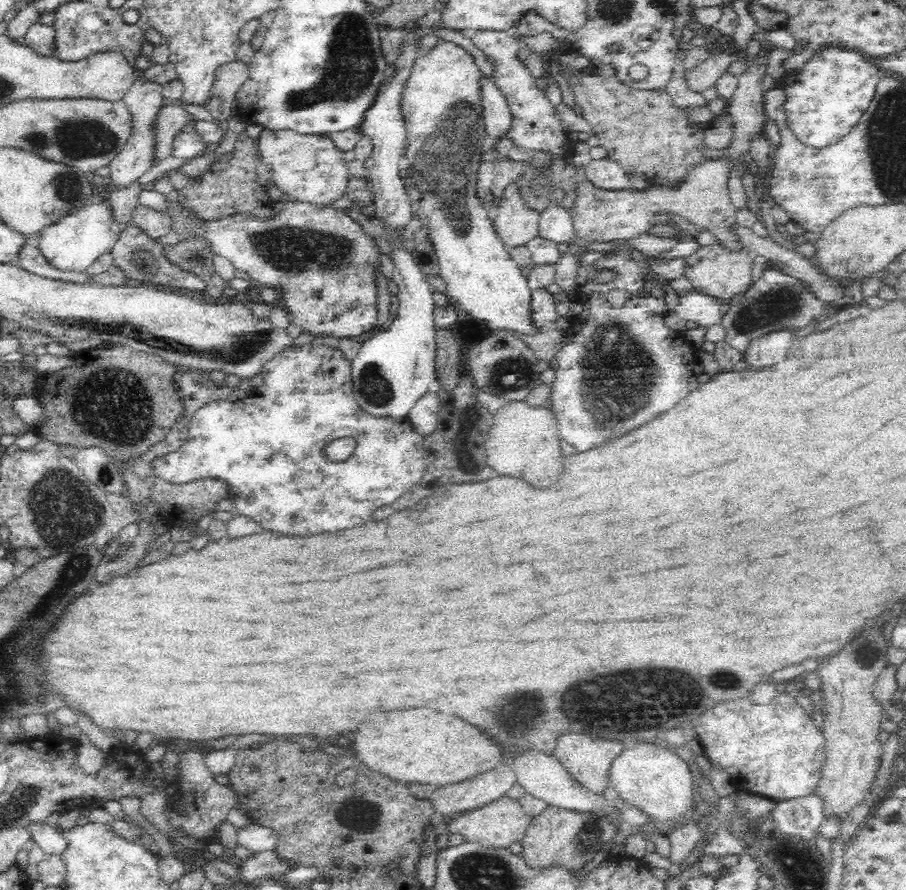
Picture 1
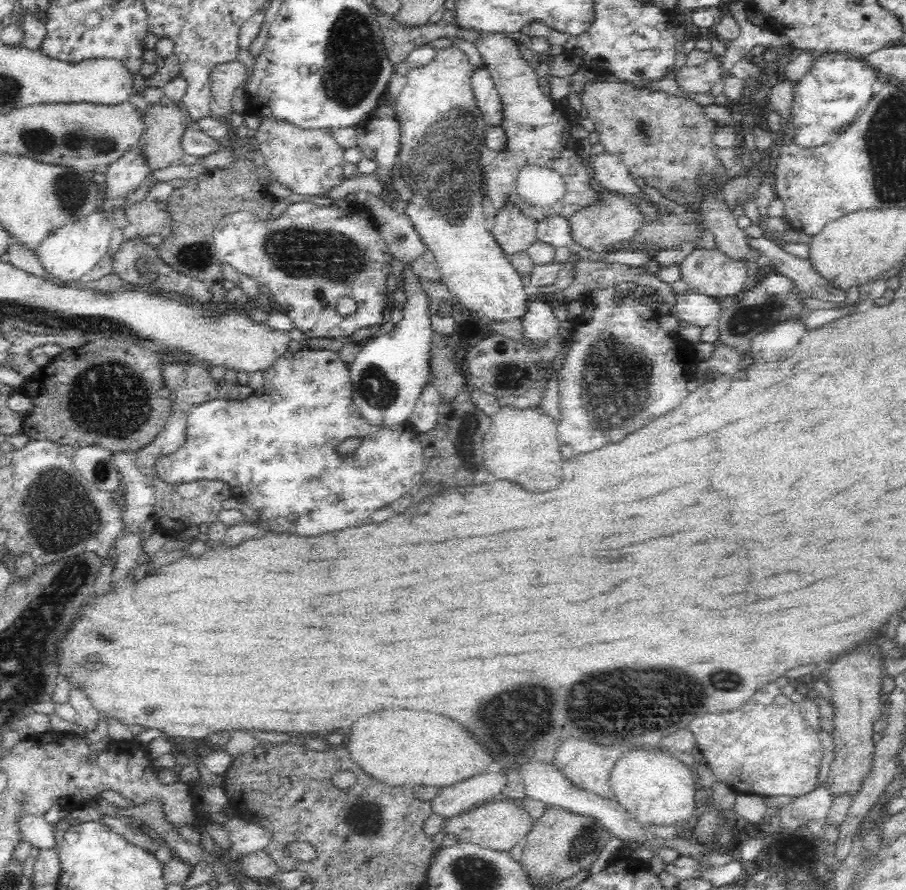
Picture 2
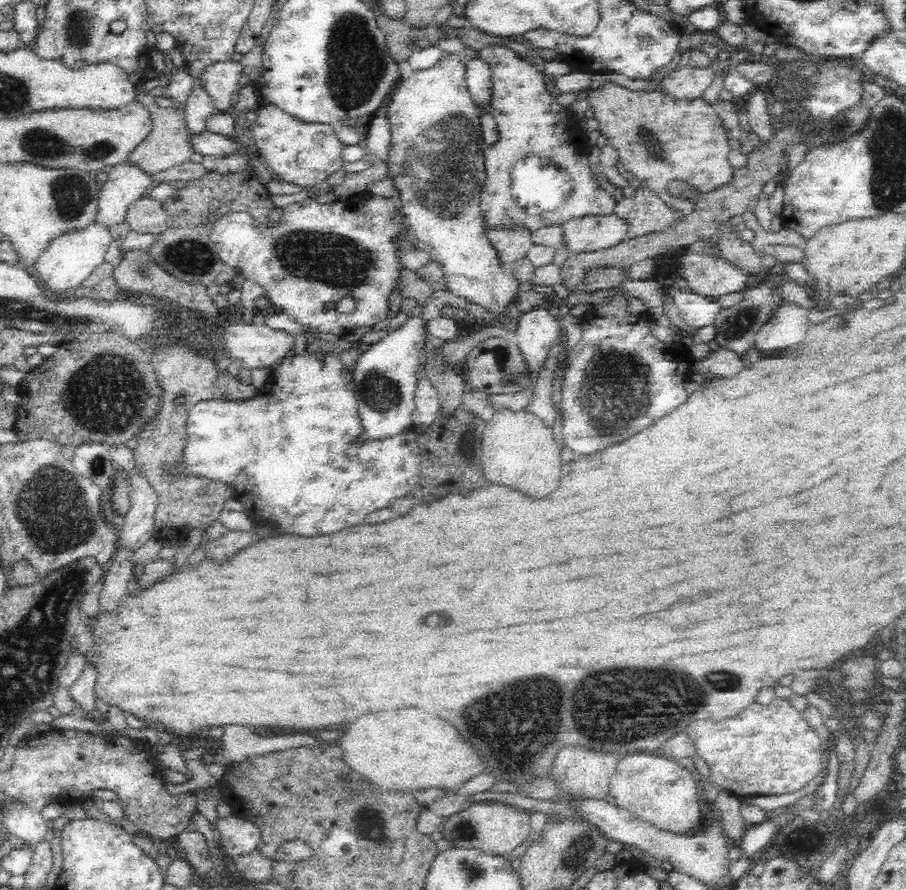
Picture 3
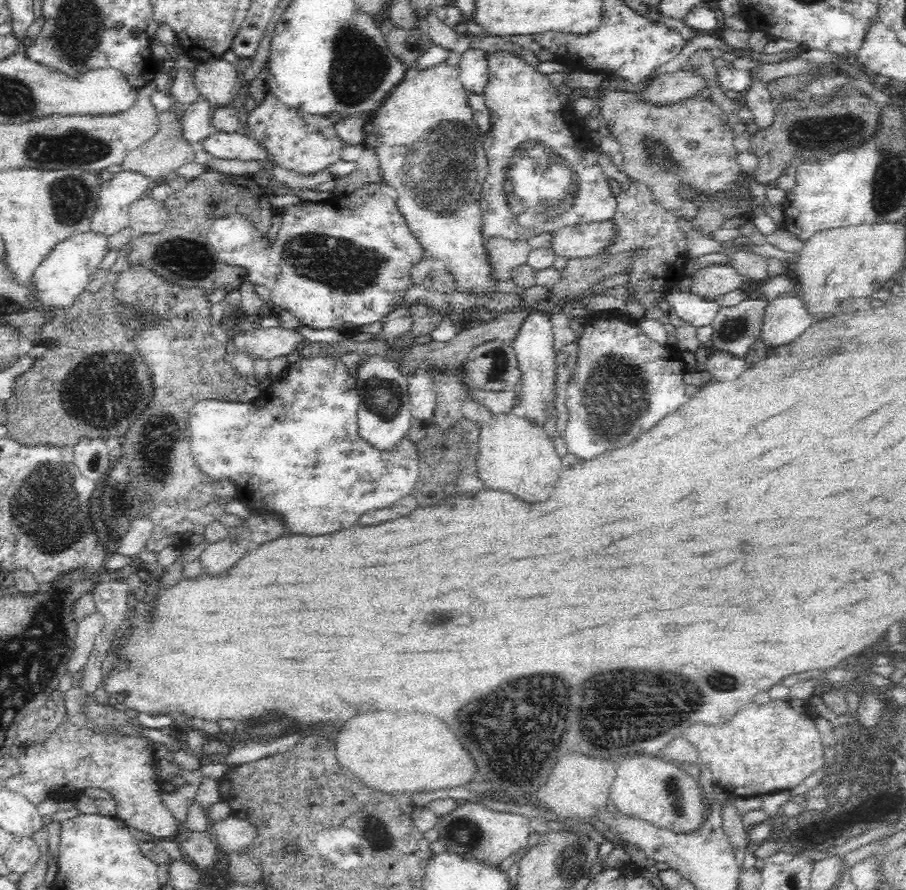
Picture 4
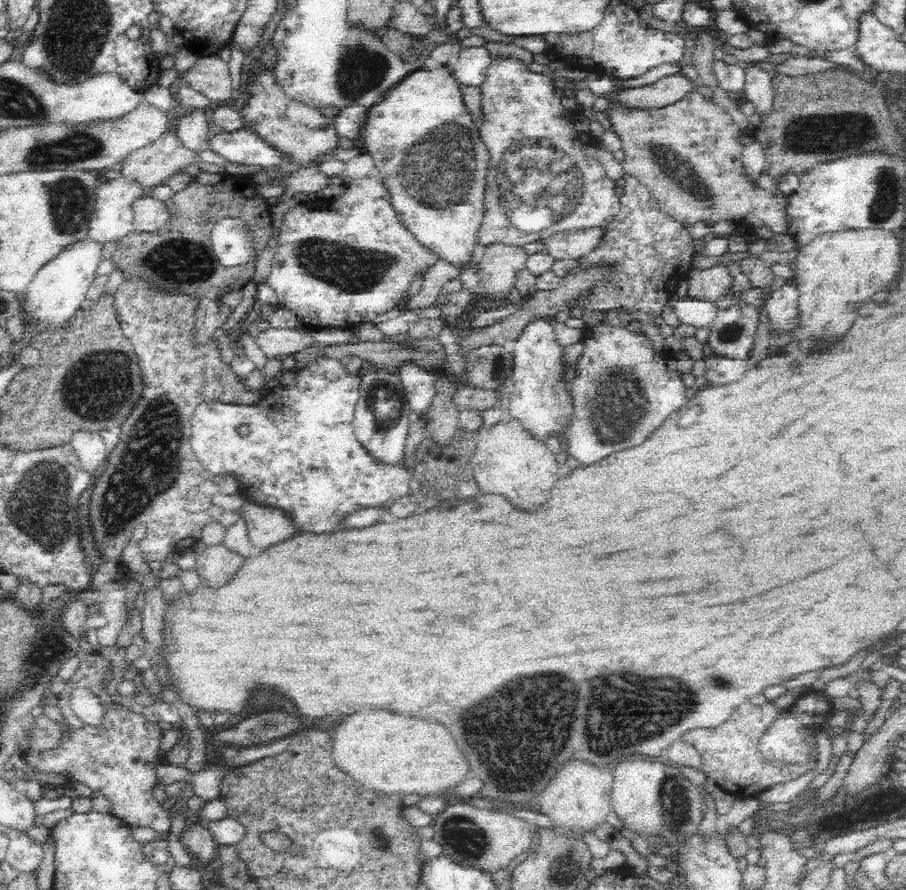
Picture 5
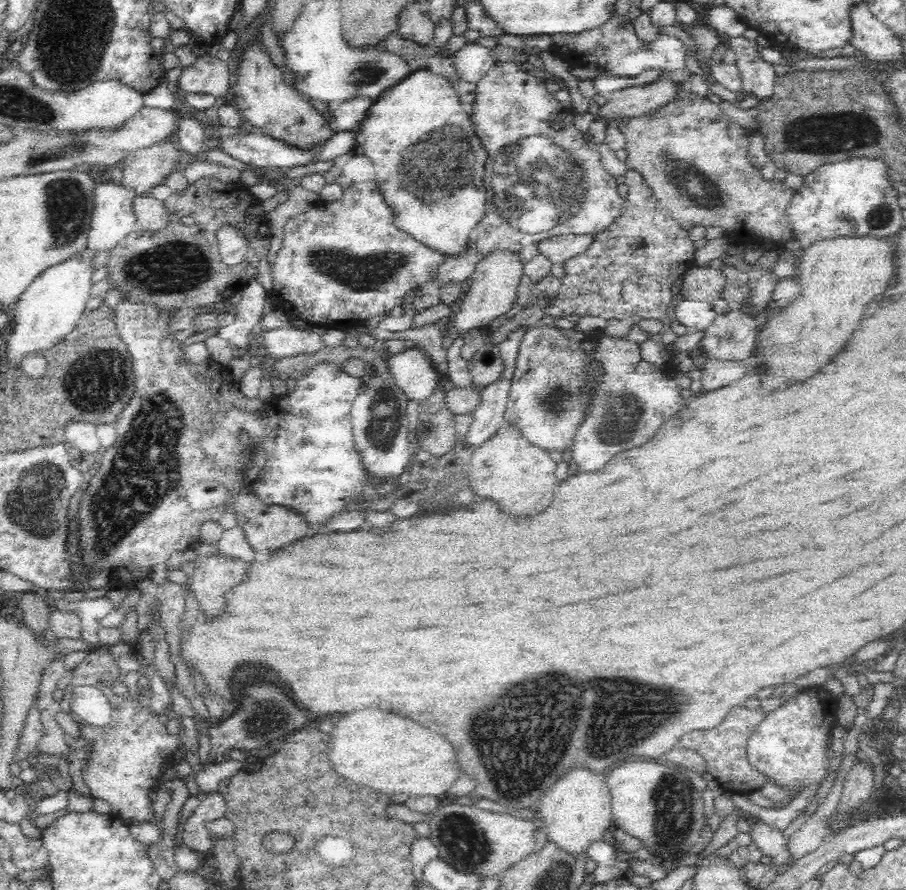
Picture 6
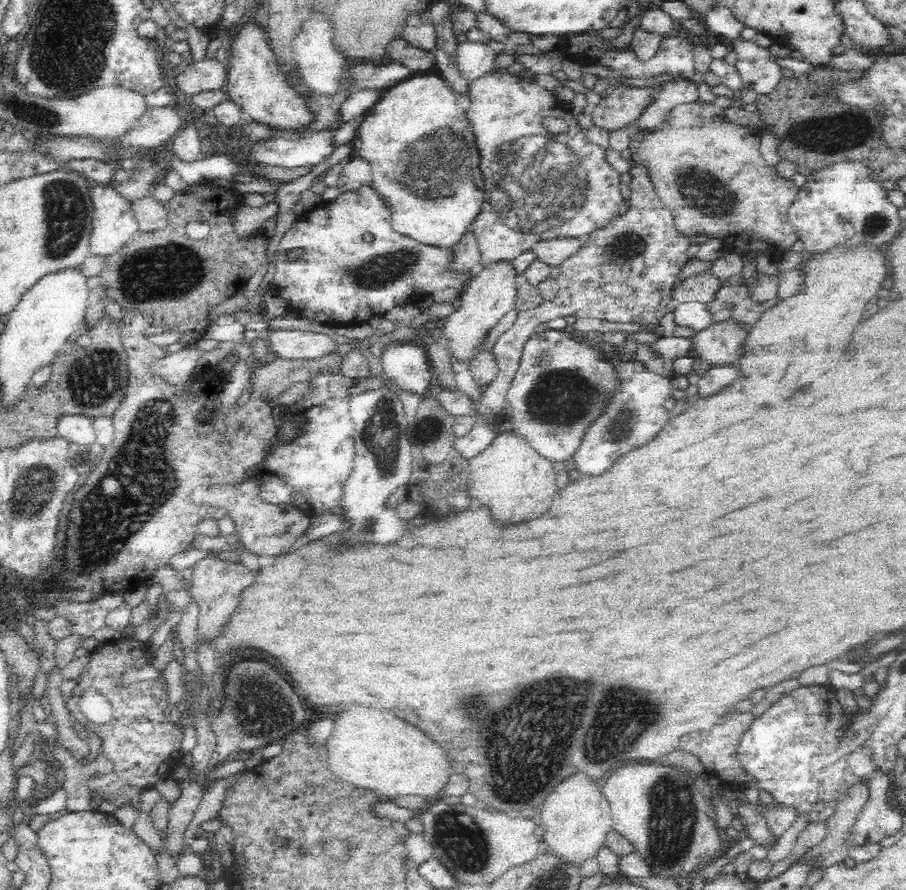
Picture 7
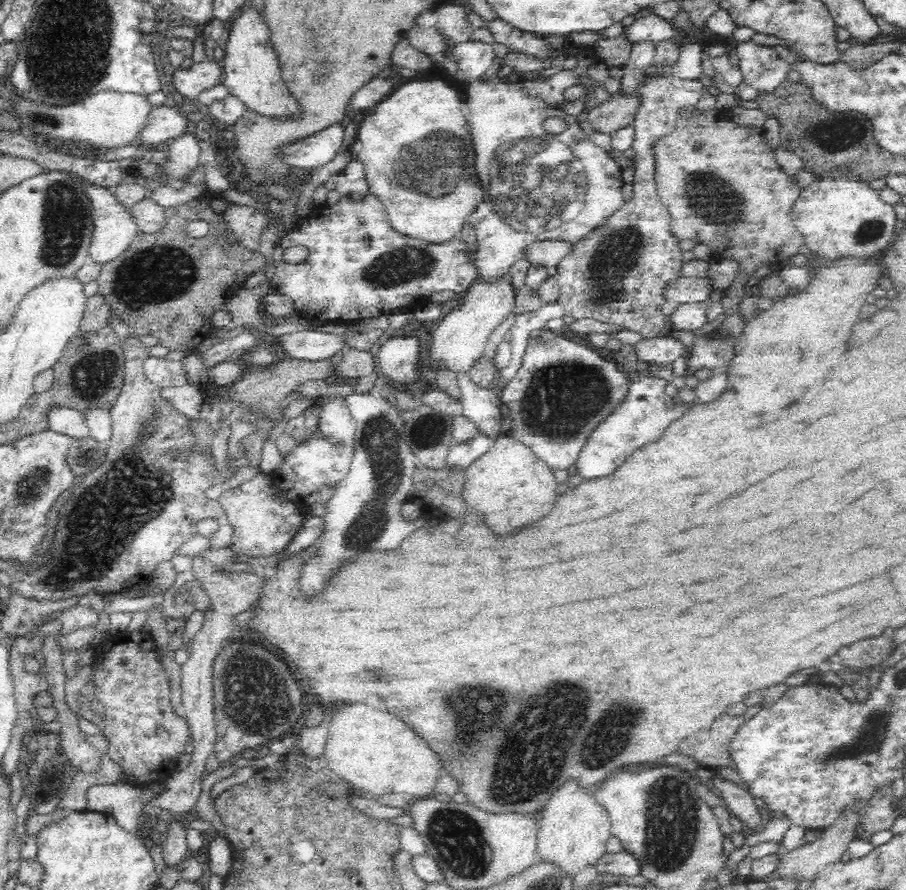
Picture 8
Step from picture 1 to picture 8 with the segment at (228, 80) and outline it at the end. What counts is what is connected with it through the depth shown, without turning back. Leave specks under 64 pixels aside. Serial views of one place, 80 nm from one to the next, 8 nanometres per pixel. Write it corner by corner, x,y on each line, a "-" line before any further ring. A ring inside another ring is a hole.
207,59
204,62
193,63
187,69
176,69
172,82
179,95
187,101
194,102
203,90
214,88
216,84
221,84
222,80
221,62

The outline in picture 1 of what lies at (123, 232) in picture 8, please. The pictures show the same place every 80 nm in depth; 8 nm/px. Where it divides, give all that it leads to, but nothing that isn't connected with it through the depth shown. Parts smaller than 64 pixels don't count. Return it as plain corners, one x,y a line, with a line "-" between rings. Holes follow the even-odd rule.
140,76
135,79
128,92
123,96
122,100
126,103
132,132
130,138
126,142
126,146
109,164
110,182
113,189
126,188
130,184
136,182
143,174
146,174
154,166
156,155
156,114
163,107
162,100
162,83
157,83

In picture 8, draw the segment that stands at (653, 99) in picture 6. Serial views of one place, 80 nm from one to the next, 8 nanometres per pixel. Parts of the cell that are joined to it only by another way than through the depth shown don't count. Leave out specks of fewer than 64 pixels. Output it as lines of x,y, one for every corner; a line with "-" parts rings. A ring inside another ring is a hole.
638,88
632,92
618,91
611,94
608,100
600,102
588,112
588,122
595,132
604,132
609,136
618,130
633,124
642,102

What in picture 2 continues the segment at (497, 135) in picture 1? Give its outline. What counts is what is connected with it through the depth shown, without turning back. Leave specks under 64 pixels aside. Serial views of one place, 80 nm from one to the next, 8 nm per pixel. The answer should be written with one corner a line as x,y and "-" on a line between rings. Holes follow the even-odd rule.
484,65
476,67
476,72
472,76
472,89
476,104
481,110
484,123
488,127
498,126
498,129
504,123
504,113
502,113
502,99
492,80
491,74

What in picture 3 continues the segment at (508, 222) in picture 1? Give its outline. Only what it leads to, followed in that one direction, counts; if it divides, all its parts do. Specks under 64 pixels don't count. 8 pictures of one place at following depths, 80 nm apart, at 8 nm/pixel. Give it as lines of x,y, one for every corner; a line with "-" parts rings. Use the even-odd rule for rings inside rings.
496,225
487,229
488,240
492,241
505,267
527,256
528,250
535,245
532,234
532,230
524,225
510,225
509,227

